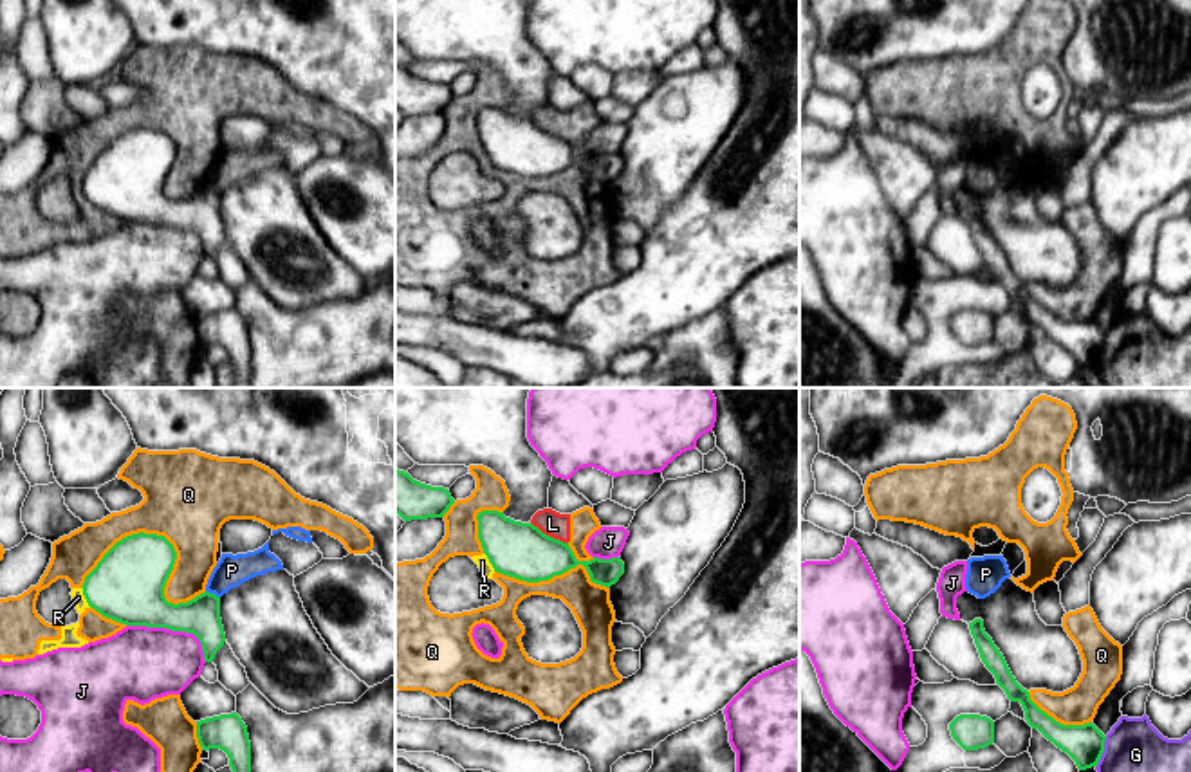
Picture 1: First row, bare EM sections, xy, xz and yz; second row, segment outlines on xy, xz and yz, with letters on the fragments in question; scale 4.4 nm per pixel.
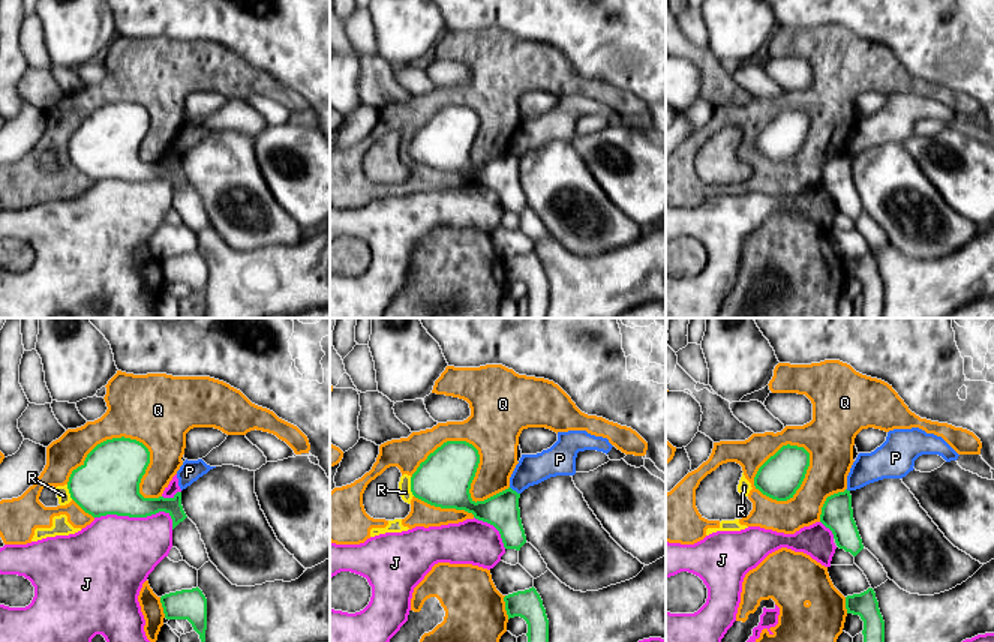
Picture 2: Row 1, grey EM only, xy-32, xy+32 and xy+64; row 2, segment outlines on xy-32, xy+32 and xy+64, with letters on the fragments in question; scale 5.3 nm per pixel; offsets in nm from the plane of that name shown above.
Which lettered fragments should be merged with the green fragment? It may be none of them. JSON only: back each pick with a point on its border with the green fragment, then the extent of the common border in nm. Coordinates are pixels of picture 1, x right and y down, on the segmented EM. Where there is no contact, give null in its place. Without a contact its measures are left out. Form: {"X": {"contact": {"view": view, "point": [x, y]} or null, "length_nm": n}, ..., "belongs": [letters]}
{"belongs": []}

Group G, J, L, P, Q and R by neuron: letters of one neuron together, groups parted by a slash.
G L Q R / J / P

